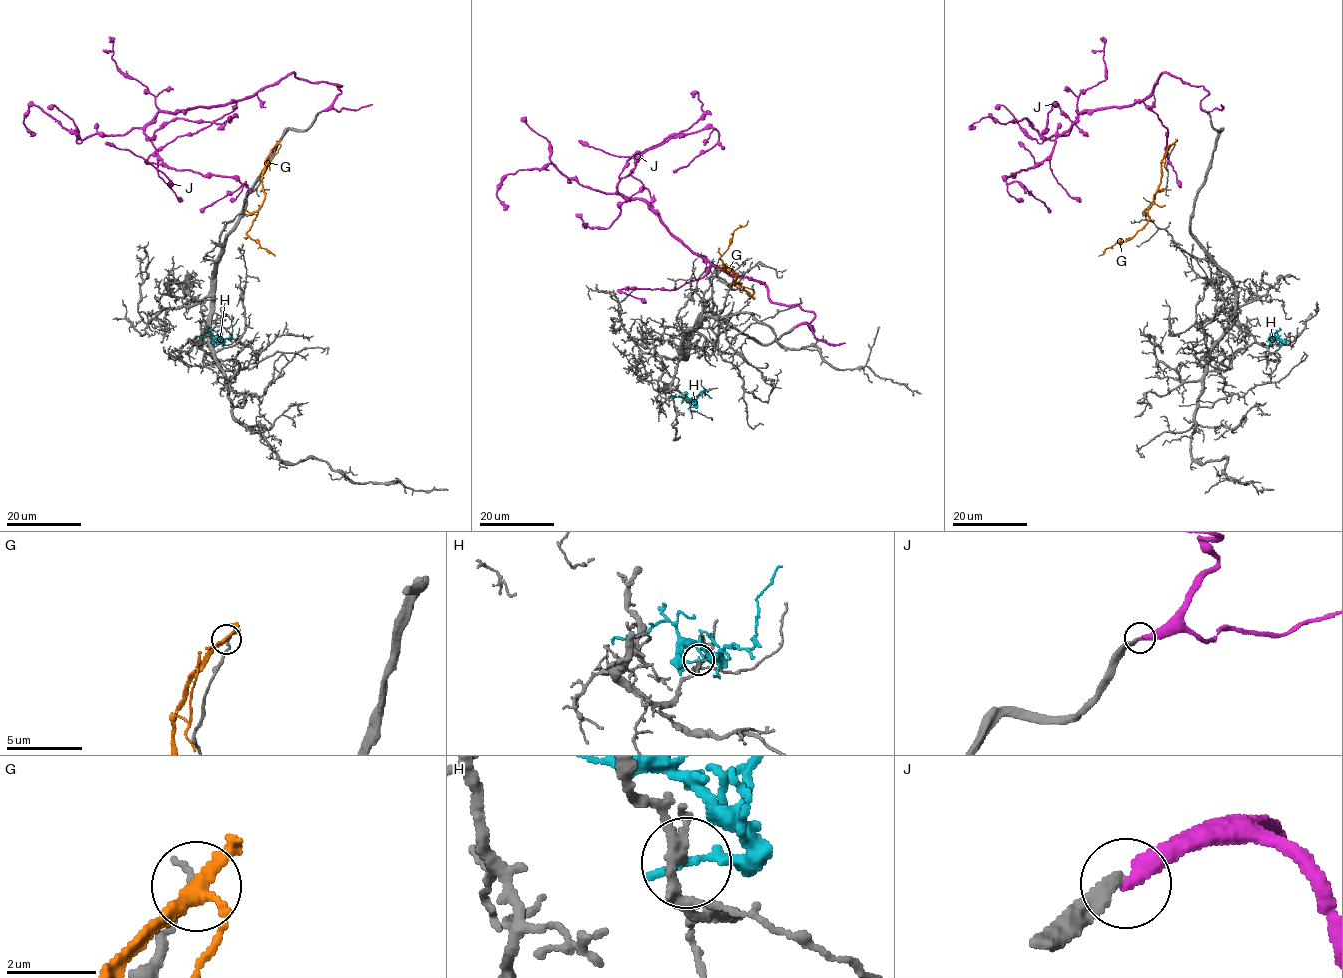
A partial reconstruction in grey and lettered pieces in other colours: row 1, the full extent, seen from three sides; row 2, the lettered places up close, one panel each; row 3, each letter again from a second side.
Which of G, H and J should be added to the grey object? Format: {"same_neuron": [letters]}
{"same_neuron": ["J"]}

